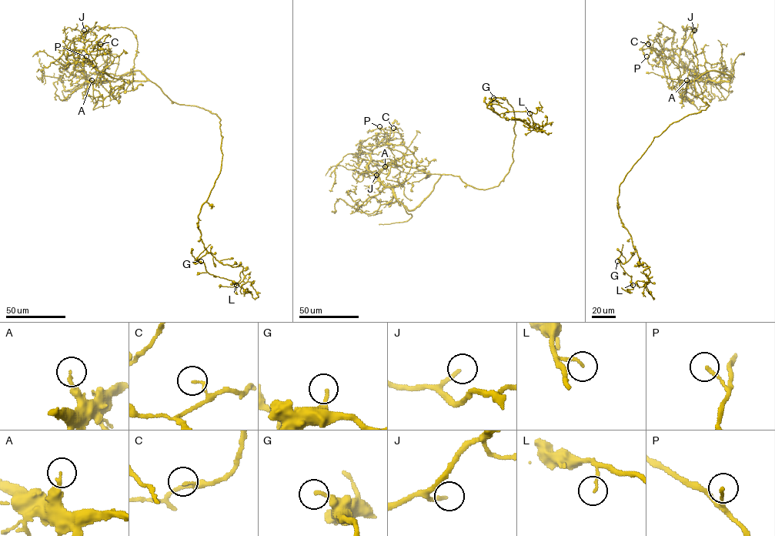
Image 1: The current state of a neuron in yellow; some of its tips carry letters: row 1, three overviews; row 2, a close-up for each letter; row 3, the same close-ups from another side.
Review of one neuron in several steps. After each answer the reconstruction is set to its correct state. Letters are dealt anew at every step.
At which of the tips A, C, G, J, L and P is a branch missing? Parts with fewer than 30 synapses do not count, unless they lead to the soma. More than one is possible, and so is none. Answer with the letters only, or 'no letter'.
no letter

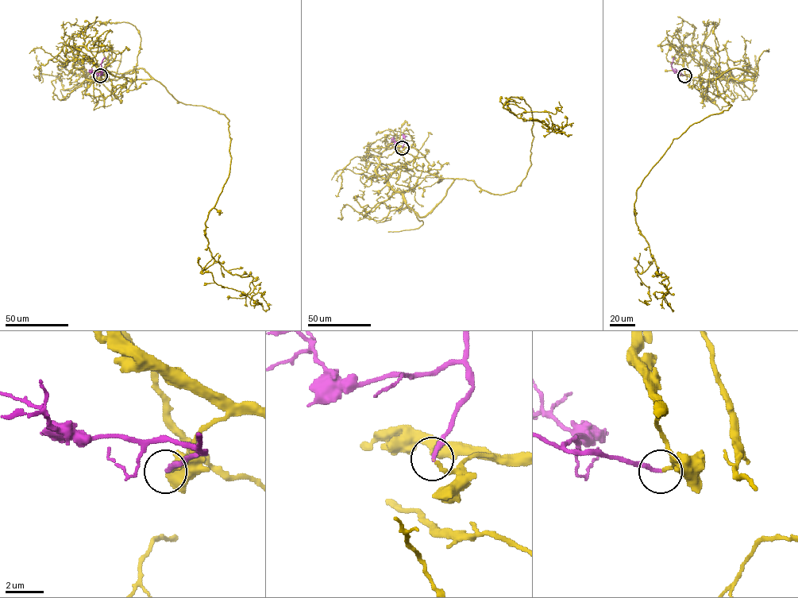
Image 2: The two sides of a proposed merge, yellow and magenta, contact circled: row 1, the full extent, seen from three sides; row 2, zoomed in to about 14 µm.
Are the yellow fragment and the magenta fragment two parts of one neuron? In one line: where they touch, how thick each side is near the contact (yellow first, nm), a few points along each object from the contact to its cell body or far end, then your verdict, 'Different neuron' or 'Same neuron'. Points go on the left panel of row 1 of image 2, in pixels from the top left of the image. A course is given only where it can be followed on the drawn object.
Place: (100, 75). Thickness 170 nm (yellow) against 200 nm. Course of yellow: (100, 75), (154, 79), (178, 101), (228, 118), (229, 176), (205, 222), (214, 260), (201, 272), (256, 298). Course of magenta: (100, 75), (102, 74), (101, 63), (105, 57). Same neuron

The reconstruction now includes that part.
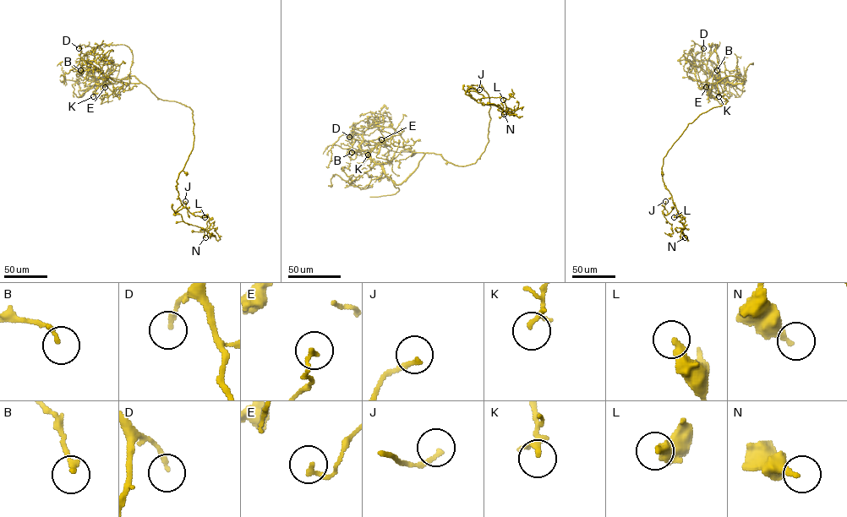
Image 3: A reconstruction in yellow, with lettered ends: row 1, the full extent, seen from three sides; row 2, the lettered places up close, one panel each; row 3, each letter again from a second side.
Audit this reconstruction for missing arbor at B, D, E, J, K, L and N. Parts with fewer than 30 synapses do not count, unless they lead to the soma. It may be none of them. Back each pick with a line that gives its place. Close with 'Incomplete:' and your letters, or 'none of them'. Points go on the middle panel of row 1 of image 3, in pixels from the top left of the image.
Incomplete: none of them

